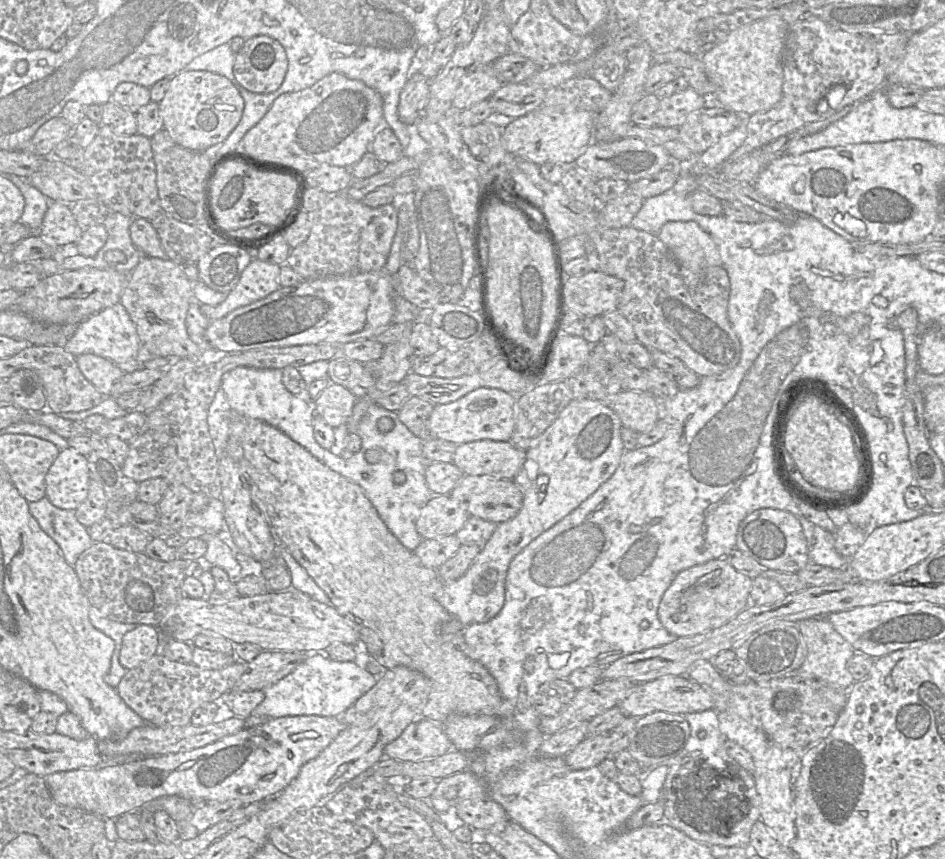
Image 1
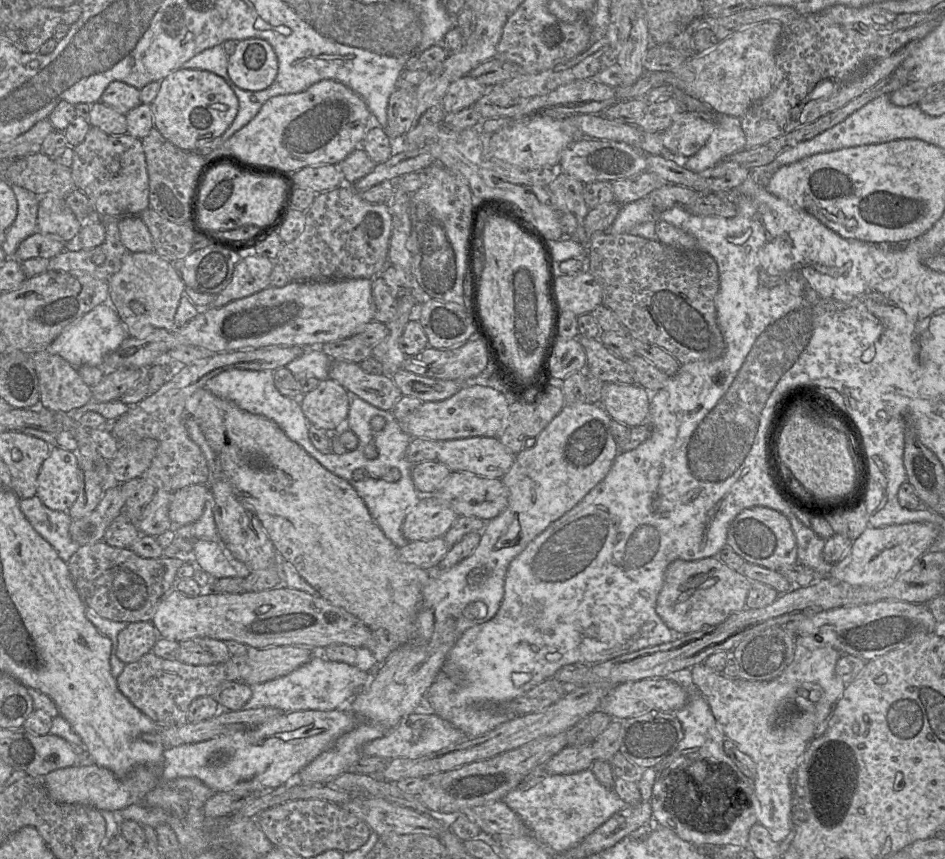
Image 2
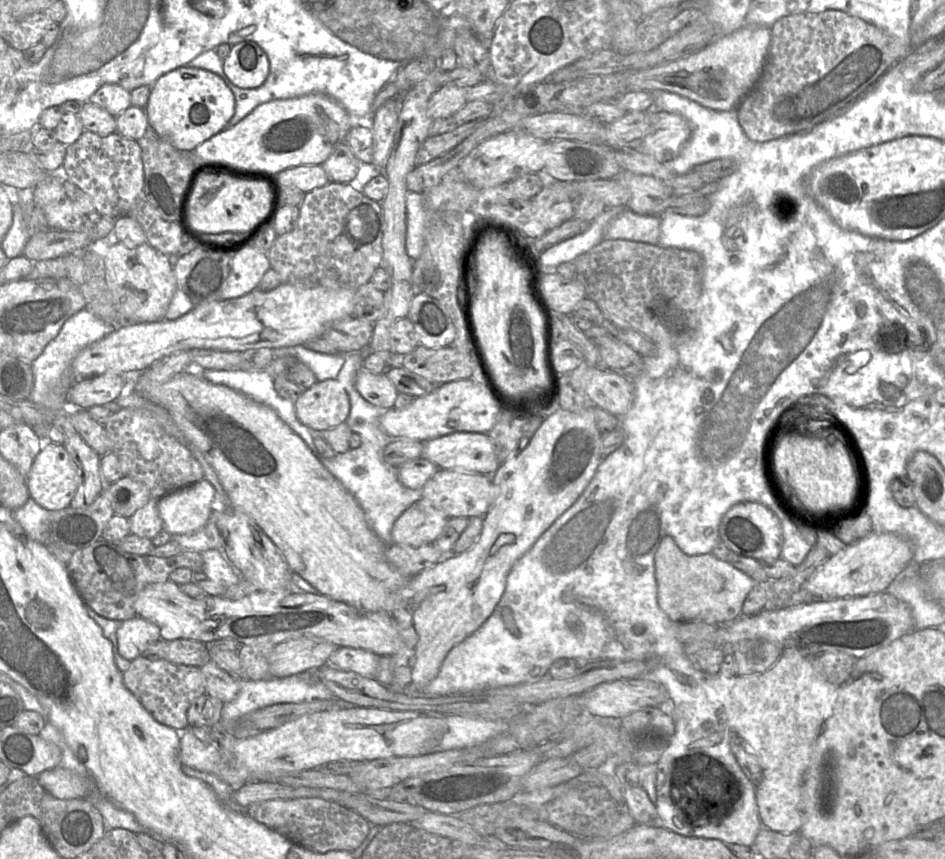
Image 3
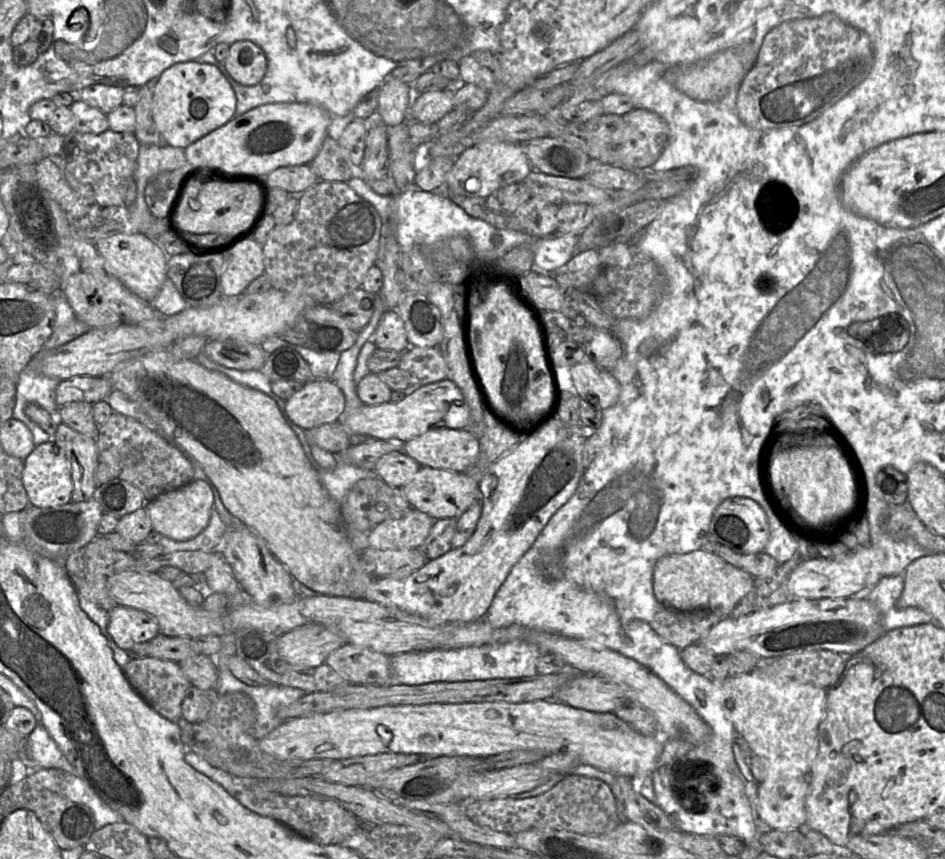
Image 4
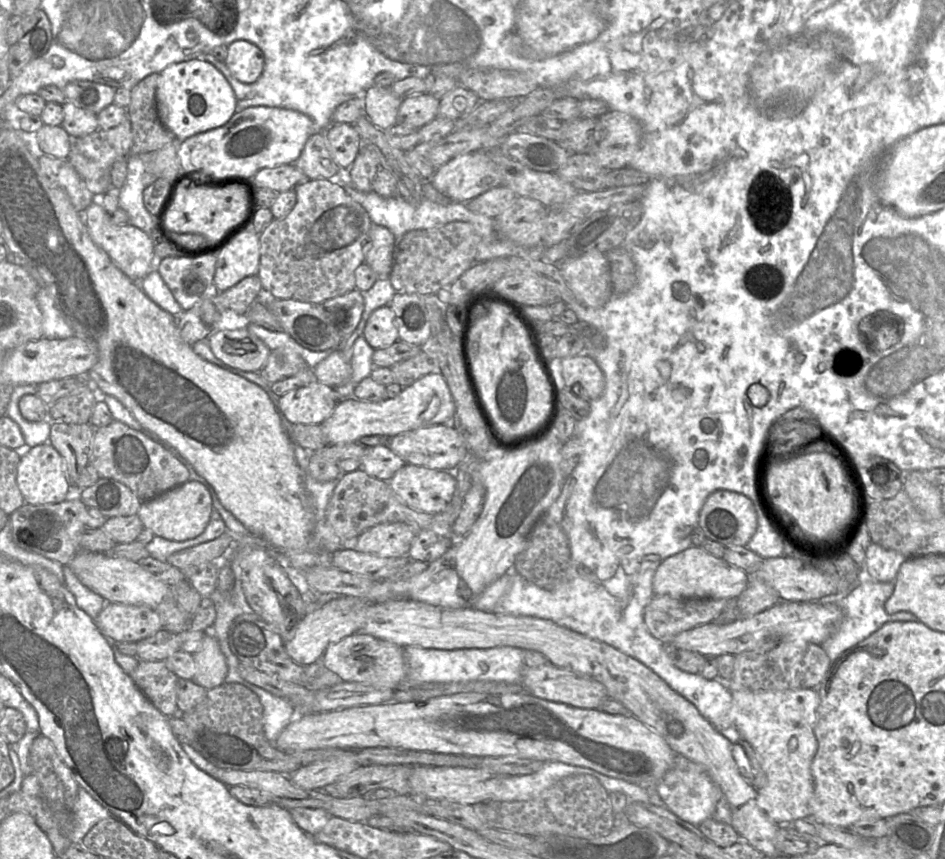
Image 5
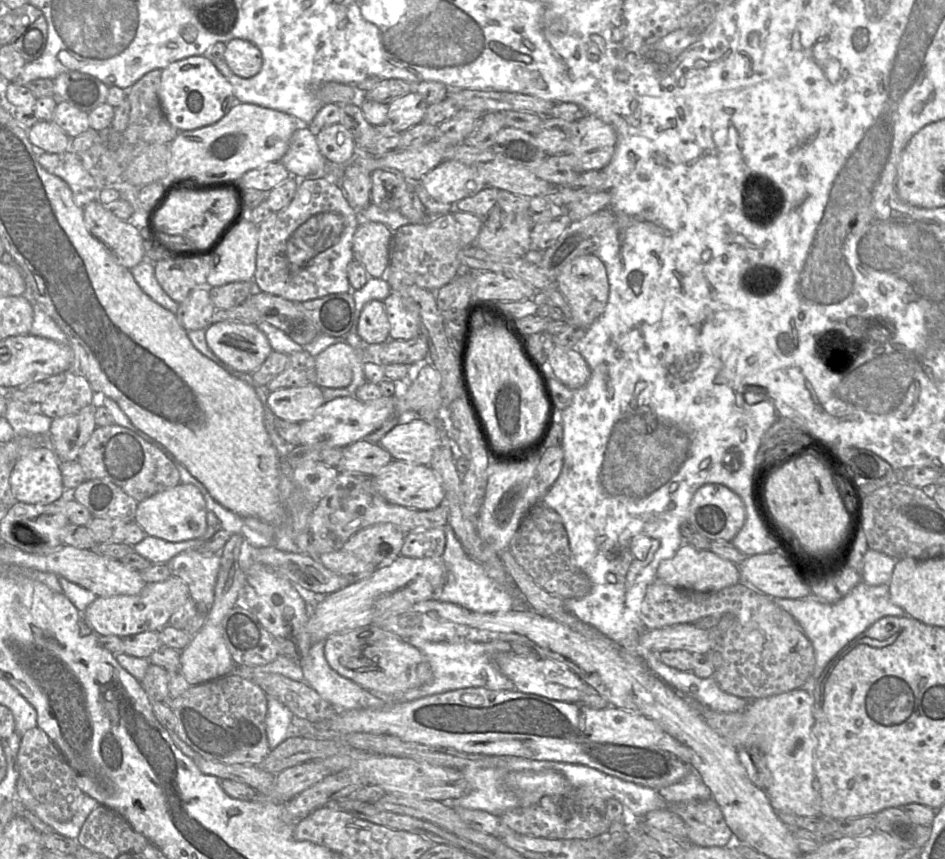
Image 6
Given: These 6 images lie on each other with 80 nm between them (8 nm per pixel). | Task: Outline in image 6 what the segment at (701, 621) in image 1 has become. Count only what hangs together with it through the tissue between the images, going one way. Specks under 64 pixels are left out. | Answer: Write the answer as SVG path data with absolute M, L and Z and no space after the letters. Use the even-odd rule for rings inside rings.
M684 543L672 558L661 561L656 580L675 588L708 593L738 584L741 582L741 577L738 565L721 558L710 550L696 549Z

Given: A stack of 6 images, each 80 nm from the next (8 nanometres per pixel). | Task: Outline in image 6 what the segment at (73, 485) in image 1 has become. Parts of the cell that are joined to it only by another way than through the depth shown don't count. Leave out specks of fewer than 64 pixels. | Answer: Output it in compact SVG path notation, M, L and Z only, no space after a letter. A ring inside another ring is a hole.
M46 443L22 453L10 474L10 487L17 502L48 505L62 497L65 488L54 450Z

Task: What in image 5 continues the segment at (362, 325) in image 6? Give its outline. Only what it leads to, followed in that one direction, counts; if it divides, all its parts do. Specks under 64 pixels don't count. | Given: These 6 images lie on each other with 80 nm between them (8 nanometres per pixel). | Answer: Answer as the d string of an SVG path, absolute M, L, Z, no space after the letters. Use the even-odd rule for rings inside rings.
M381 306L371 313L363 337L373 349L386 348L399 341L395 314L389 306Z

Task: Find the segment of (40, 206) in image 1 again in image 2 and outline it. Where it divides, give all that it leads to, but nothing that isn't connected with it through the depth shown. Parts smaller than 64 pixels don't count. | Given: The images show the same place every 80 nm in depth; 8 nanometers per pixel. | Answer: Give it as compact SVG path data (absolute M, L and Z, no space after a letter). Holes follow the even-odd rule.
M12 185L18 210L13 224L7 229L6 239L1 248L9 258L14 258L21 242L37 231L40 196L18 185Z

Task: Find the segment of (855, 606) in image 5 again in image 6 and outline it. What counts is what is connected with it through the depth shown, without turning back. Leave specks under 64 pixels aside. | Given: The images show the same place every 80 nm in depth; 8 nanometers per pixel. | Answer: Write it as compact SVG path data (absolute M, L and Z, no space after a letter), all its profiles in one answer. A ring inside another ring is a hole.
M861 581L846 596L835 603L822 603L814 597L801 599L772 597L777 606L793 616L814 649L816 660L814 671L807 684L801 689L809 689L813 695L813 687L824 669L850 642L879 619L885 616L911 617L902 608L894 605L889 596L888 584L871 586Z

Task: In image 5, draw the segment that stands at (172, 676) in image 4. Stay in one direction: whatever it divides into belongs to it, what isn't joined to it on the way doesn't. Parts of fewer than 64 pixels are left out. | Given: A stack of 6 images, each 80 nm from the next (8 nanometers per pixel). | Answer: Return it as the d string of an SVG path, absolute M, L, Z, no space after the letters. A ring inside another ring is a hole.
M140 661L129 675L161 714L167 717L179 715L177 707L179 677L167 668L164 661Z

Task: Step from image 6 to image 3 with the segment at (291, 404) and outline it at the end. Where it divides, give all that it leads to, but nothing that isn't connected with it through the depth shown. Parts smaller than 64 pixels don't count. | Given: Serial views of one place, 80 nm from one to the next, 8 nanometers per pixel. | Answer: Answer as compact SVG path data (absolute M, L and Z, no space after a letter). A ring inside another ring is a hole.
M336 378L317 381L303 390L294 404L298 419L312 431L346 422L350 412L349 396Z

